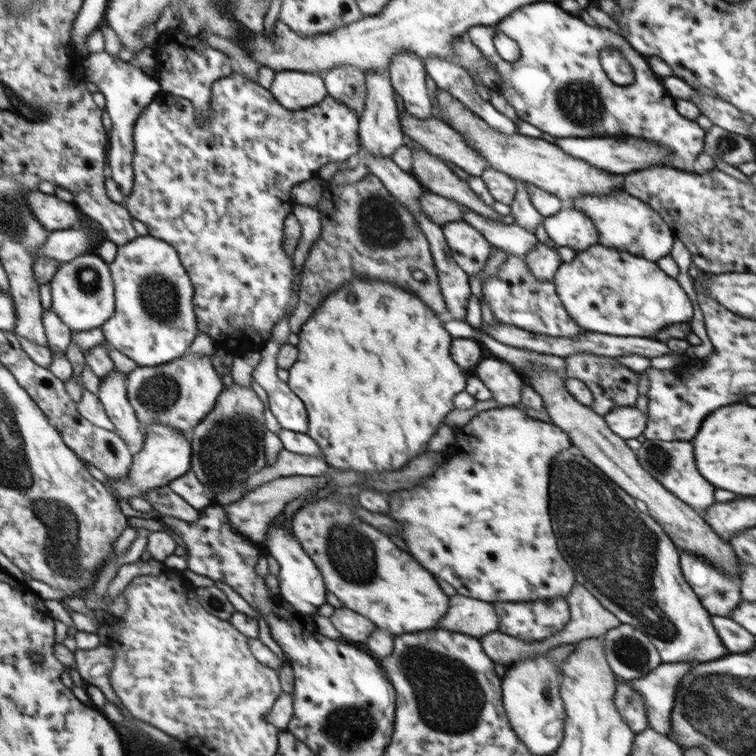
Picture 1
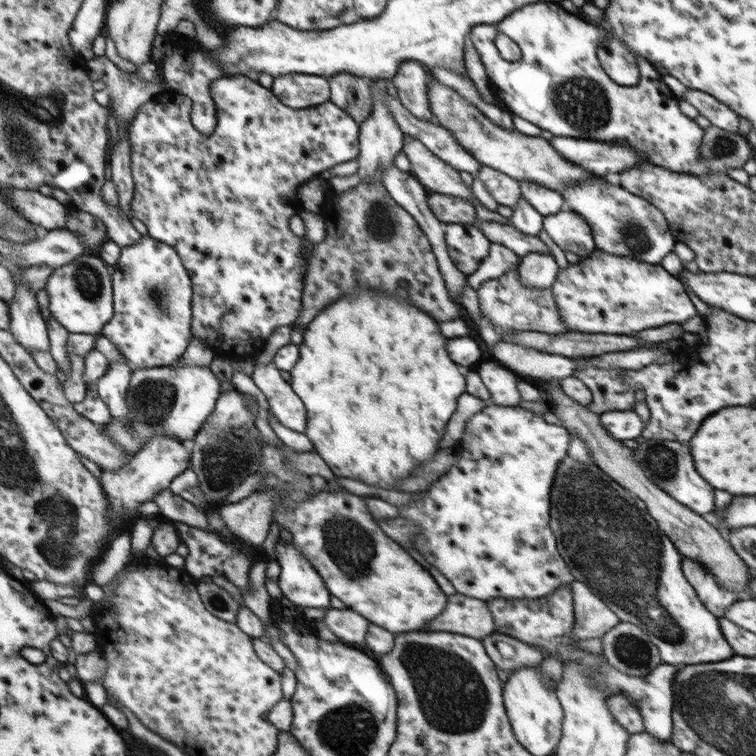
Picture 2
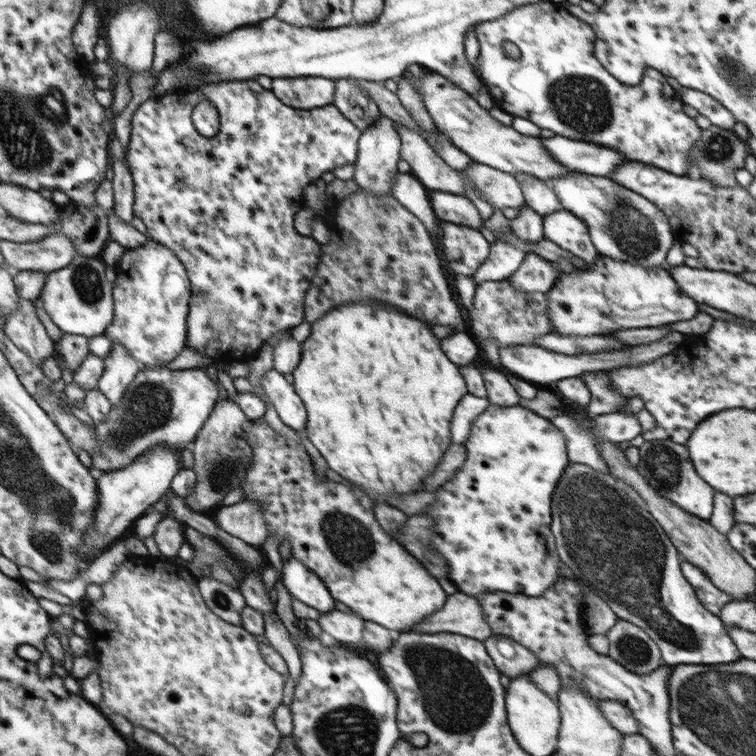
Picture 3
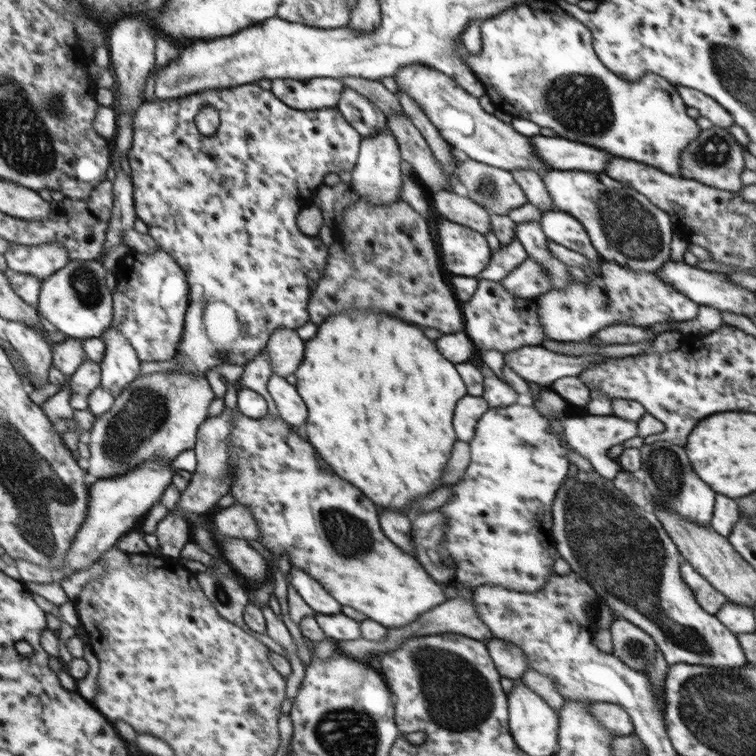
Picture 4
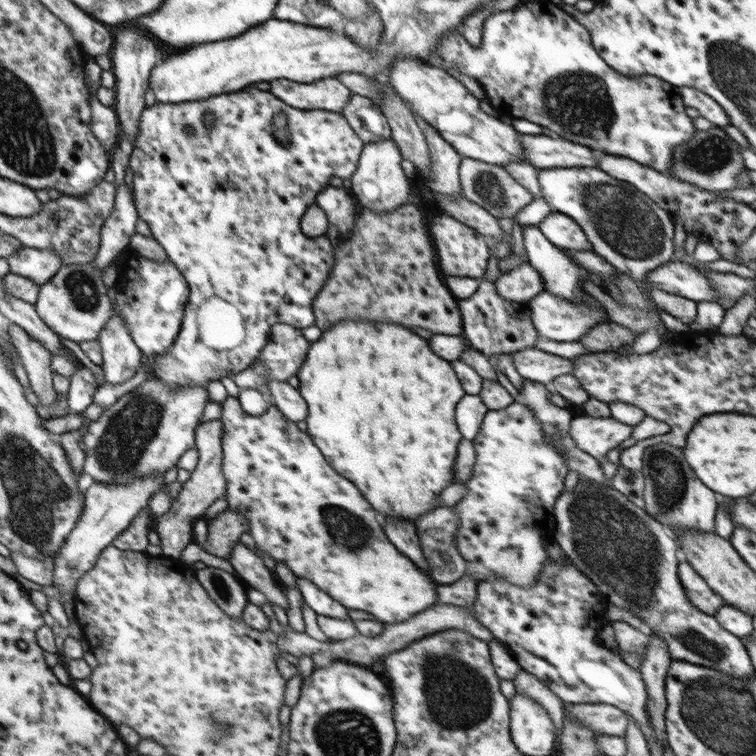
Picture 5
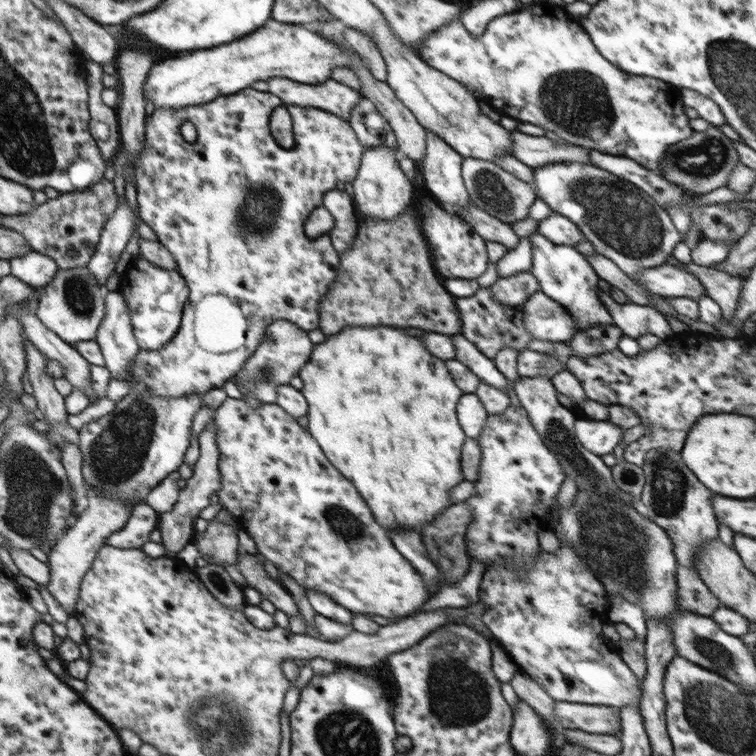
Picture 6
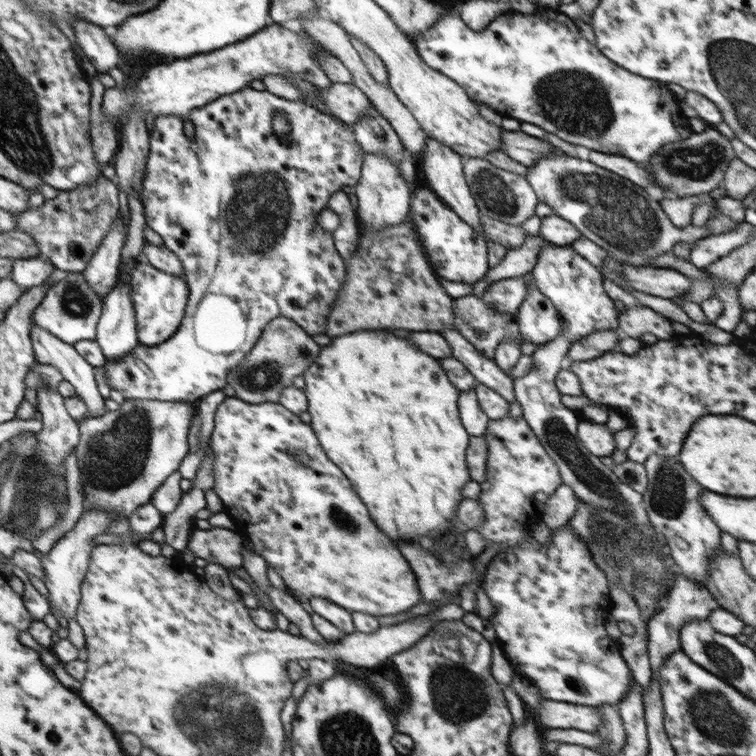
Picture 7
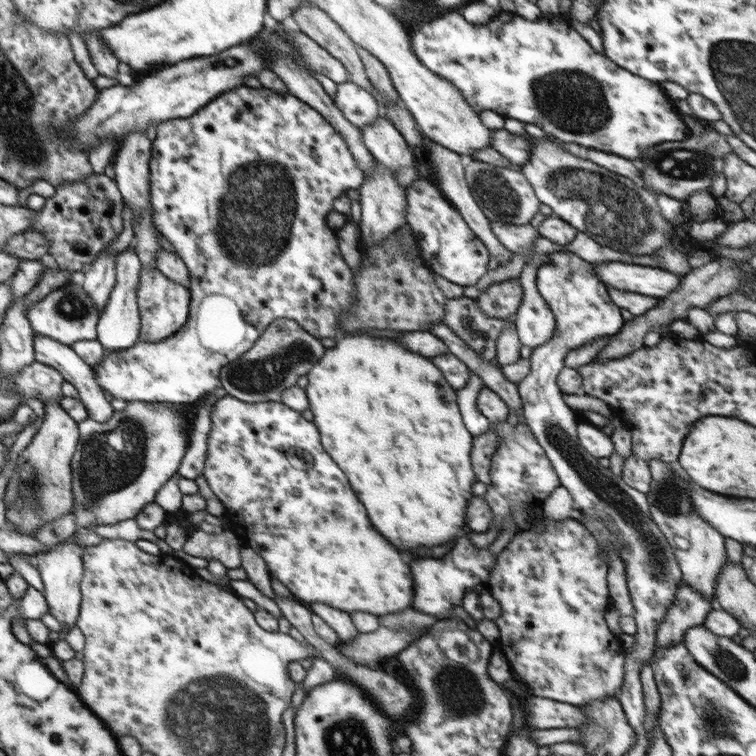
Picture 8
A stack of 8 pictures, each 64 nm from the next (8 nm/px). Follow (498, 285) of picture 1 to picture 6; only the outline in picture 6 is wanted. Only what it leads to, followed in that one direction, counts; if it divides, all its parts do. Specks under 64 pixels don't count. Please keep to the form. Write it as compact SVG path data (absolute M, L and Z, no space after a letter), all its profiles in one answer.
M482 287L472 296L456 298L455 303L461 320L461 335L488 358L493 359L501 348L515 348L517 351L522 351L533 339L523 323L523 305L500 304L492 298L489 288Z

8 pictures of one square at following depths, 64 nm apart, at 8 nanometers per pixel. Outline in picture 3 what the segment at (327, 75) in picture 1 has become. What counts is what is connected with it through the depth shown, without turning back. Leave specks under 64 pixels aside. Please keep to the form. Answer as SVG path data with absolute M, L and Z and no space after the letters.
M338 79L335 81L333 105L350 122L353 122L358 130L364 132L381 117L378 105L366 91L358 87L358 80Z

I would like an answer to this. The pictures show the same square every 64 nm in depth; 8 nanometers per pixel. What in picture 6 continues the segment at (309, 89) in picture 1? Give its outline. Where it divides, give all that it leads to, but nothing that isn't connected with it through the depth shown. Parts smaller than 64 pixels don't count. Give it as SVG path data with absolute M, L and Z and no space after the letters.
M270 78L268 92L282 99L284 104L314 107L349 120L351 108L361 101L361 94L340 82L328 79L318 85L293 82L288 78Z

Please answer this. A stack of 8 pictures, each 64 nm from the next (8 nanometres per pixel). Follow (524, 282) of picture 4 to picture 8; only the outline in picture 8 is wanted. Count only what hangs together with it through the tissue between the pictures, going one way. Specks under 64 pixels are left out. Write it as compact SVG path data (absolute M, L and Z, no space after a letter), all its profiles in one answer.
M519 280L492 283L475 298L478 308L490 318L512 318L523 299Z

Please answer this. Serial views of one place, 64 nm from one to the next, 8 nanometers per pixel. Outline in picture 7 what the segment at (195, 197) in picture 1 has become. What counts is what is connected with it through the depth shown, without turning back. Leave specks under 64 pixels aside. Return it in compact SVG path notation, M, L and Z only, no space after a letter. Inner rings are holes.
M251 87L234 92L234 94L218 97L202 108L194 108L186 118L194 126L194 138L188 138L184 133L184 116L171 114L170 116L155 117L154 129L152 134L149 135L150 152L146 161L143 192L140 194L140 200L142 200L146 224L162 237L164 245L174 252L182 263L183 273L187 280L186 284L189 288L187 310L178 330L162 344L148 346L139 343L126 356L120 357L117 361L105 361L103 367L106 371L108 386L111 390L122 392L125 398L198 402L210 392L223 389L227 385L227 372L231 368L237 367L244 356L254 348L264 327L272 319L280 316L286 317L299 324L309 335L325 334L331 306L335 303L347 279L345 260L335 247L333 234L316 226L316 216L320 214L321 210L328 209L331 196L340 191L342 186L354 187L360 180L363 165L362 148L355 139L352 127L342 123L334 115L326 115L320 112L304 101L278 100L278 98L274 98L274 94L270 94L266 90L258 92ZM278 112L283 112L287 116L290 125L291 131L287 136L287 141L278 137L272 130L272 120L274 120L274 114L278 114ZM208 296L226 296L230 300L234 300L236 306L240 306L240 308L226 308L228 312L222 312L224 316L220 316L220 308L208 308L206 306L204 298L208 298ZM220 318L234 318L234 320L230 320L232 324L220 324Z

